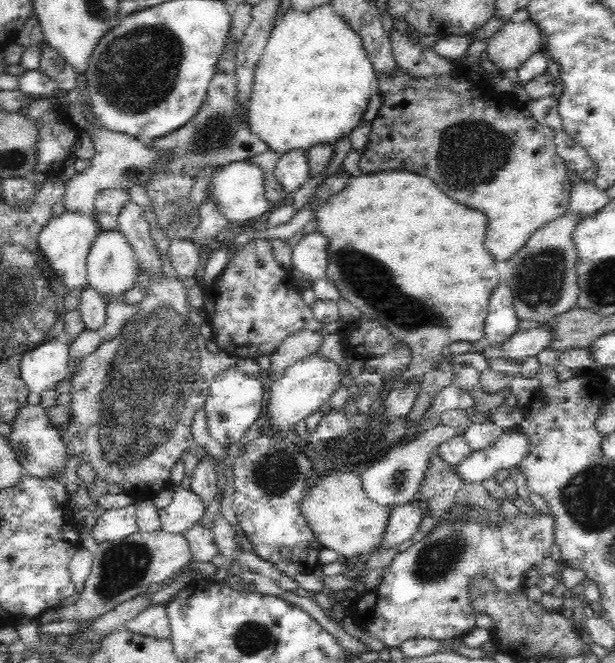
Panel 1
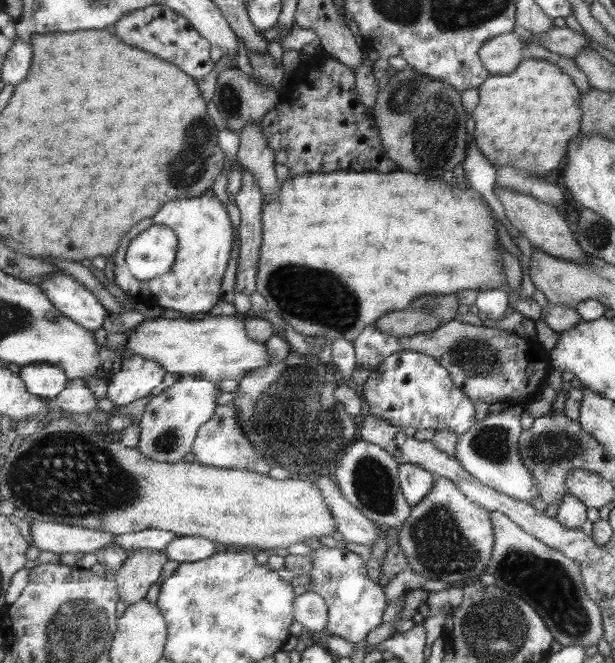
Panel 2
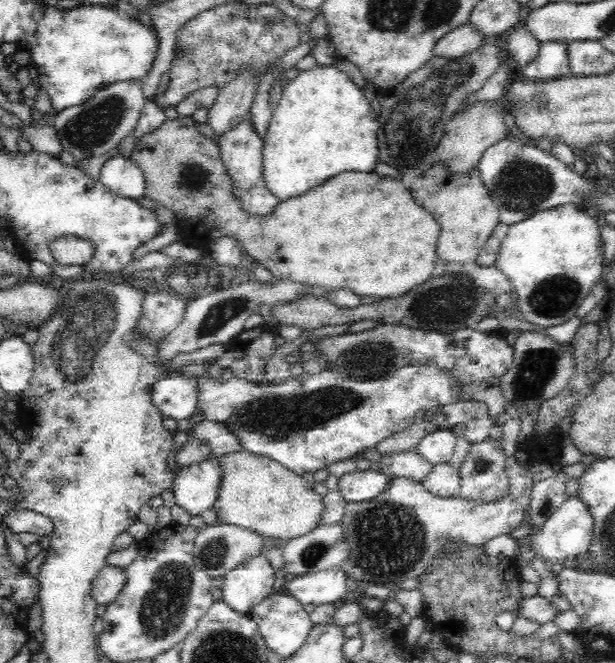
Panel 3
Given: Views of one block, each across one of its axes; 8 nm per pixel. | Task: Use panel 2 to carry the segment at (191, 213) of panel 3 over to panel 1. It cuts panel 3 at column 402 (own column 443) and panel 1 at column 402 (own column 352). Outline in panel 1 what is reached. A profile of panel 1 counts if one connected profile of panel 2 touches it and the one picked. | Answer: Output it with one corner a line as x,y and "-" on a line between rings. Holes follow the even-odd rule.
387,171
379,173
364,173
357,177
350,177
348,185
338,194
330,196
324,205
314,209
315,220
318,224
318,232
327,241
327,272
325,278
335,286
339,296
351,302
361,310
361,316
372,318
384,326
395,338
402,343
406,343
411,349
411,359
406,370
392,374
390,377
399,386
410,384
414,379
420,379
426,374
445,351
445,348
454,342
483,343
484,328
486,328
486,317
488,310
488,298
491,297
492,290
496,288
500,278
497,273
494,258
486,252
484,248
484,236
486,236
486,216
478,210
470,210
454,200
450,200
444,192
436,188
436,184
430,178
408,171

